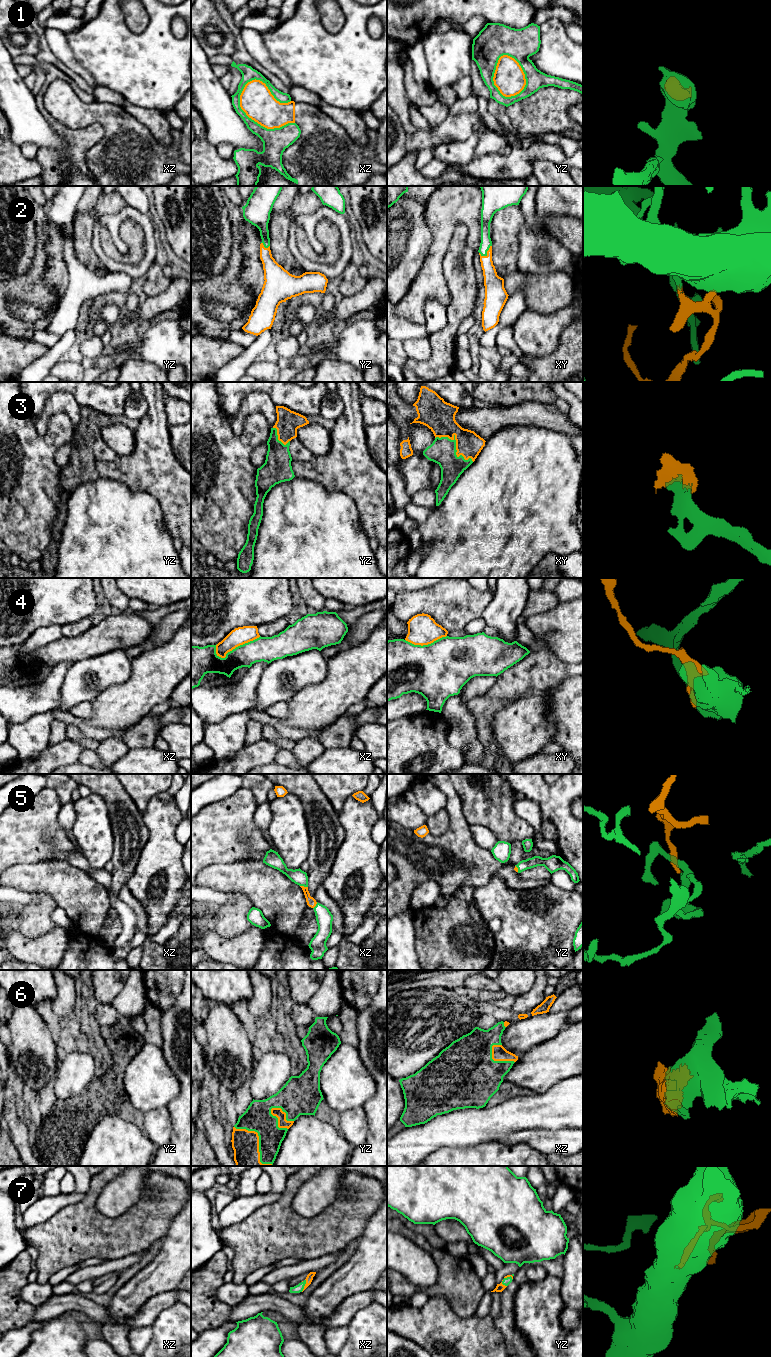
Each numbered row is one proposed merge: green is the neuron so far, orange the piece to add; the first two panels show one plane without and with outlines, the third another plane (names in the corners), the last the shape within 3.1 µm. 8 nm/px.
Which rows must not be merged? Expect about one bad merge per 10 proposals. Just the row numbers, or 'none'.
1, 4

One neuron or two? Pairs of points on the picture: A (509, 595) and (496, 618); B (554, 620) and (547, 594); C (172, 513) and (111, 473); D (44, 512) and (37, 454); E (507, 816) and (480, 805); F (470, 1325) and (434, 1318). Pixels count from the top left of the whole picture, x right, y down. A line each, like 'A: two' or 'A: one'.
A: one
B: two
C: one
D: one
E: one
F: one

